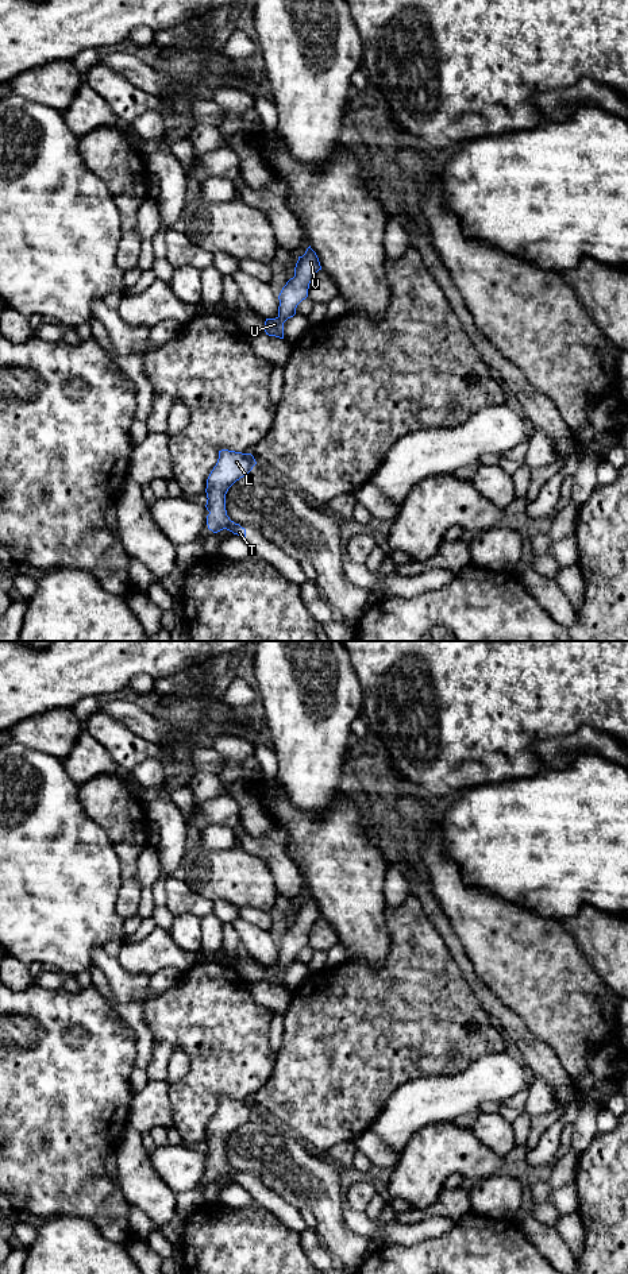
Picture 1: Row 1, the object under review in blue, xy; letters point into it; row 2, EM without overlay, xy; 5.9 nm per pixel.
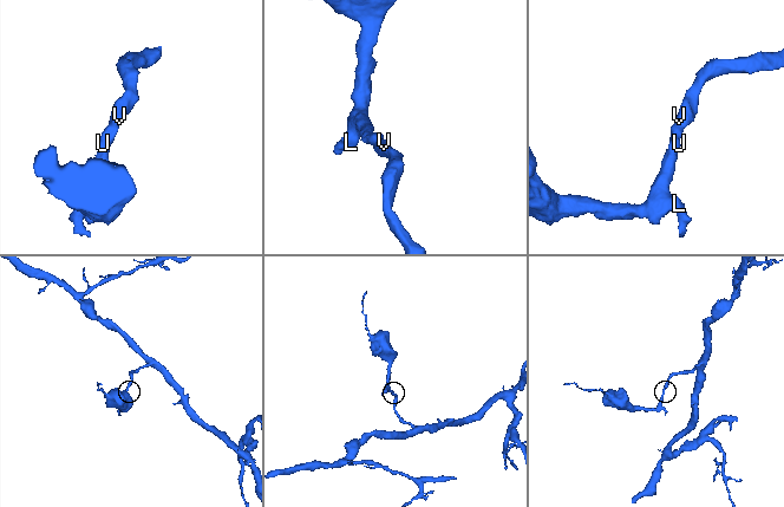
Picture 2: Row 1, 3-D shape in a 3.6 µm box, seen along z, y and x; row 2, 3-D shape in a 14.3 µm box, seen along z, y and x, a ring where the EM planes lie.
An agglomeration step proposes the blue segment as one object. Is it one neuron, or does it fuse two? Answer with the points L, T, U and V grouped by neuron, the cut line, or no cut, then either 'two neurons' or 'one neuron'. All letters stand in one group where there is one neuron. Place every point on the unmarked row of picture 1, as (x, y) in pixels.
groups L T U V; cut none; one neuron

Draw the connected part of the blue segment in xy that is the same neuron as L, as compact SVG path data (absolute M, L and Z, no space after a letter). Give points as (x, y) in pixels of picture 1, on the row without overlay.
M228 1097L219 1099L219 1107L207 1127L207 1163L208 1177L217 1181L223 1177L246 1185L246 1177L230 1167L226 1158L226 1142L240 1126L247 1123L257 1112L251 1101L242 1101Z

